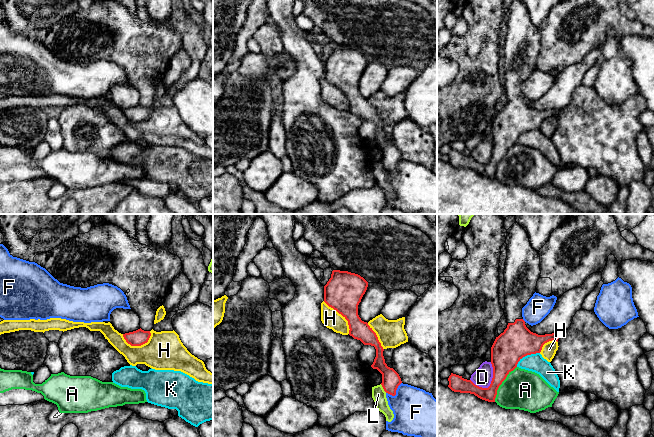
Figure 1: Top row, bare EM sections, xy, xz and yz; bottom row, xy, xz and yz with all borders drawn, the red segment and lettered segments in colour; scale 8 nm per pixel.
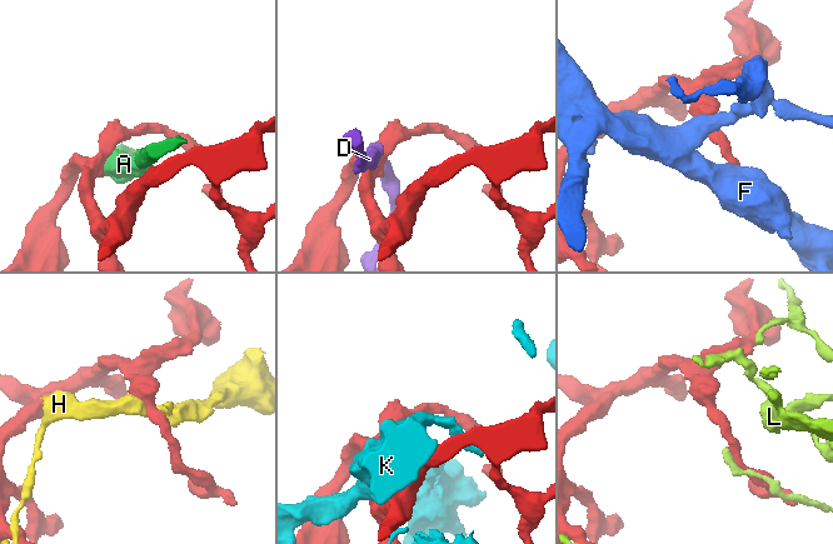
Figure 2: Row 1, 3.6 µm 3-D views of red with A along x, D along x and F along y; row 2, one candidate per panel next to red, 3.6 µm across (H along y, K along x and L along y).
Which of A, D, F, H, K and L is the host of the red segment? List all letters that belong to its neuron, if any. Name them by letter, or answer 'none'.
none

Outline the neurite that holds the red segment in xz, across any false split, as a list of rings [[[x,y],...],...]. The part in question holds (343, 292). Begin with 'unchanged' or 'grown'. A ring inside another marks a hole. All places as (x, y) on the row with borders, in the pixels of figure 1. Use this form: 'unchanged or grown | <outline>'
unchanged | [[[333,270],[331,278],[324,286],[324,302],[348,321],[350,336],[364,345],[375,347],[376,357],[371,367],[382,374],[381,385],[384,391],[395,396],[398,386],[402,383],[401,378],[393,368],[387,366],[383,356],[384,349],[376,333],[358,315],[358,305],[367,287],[368,282],[360,275]]]

